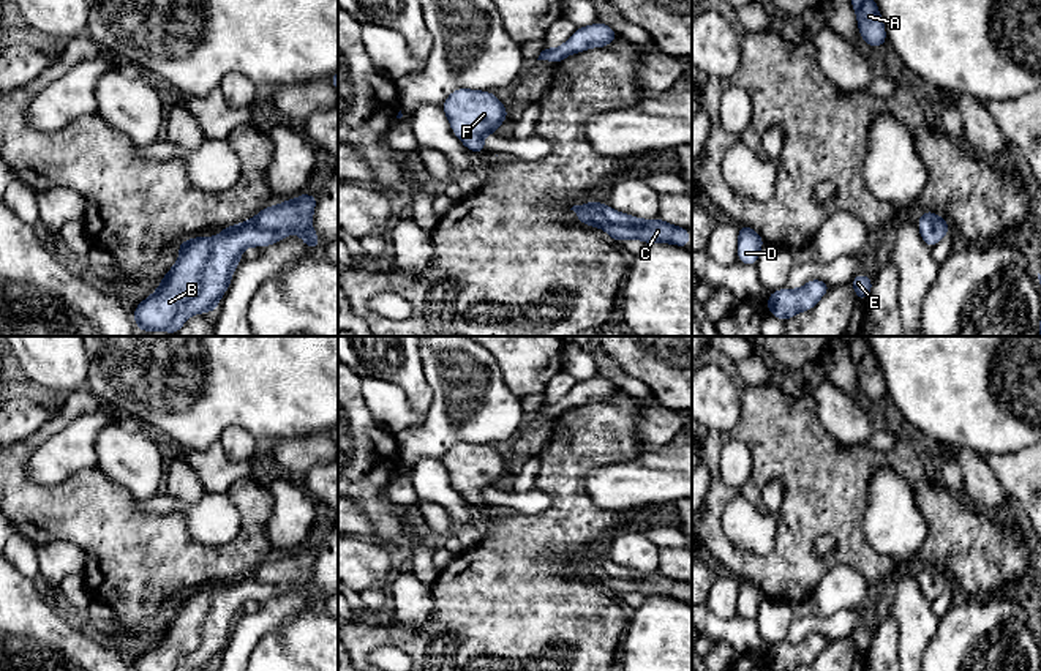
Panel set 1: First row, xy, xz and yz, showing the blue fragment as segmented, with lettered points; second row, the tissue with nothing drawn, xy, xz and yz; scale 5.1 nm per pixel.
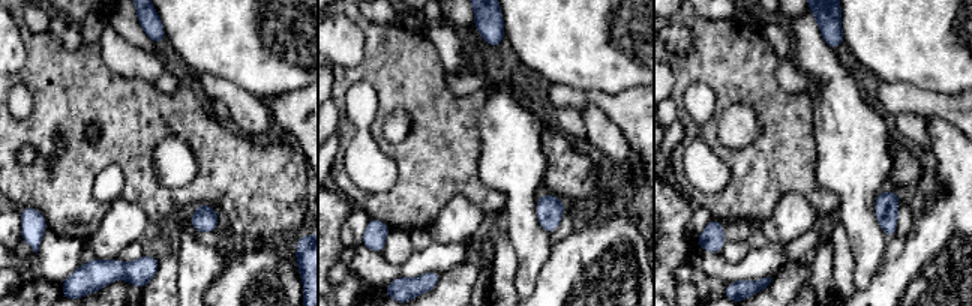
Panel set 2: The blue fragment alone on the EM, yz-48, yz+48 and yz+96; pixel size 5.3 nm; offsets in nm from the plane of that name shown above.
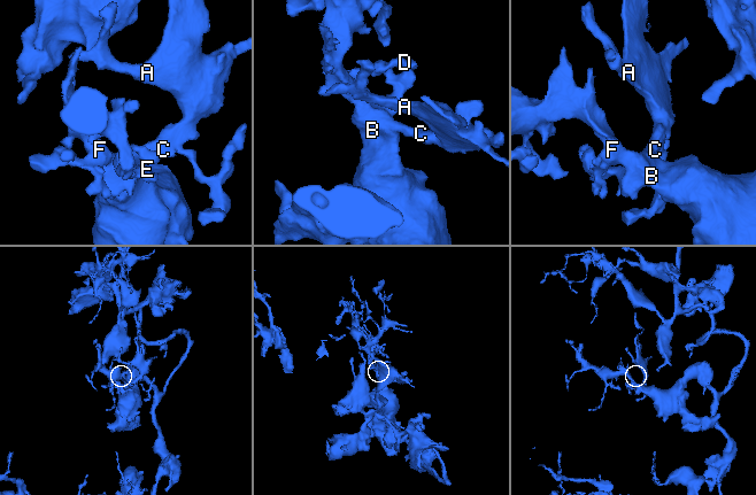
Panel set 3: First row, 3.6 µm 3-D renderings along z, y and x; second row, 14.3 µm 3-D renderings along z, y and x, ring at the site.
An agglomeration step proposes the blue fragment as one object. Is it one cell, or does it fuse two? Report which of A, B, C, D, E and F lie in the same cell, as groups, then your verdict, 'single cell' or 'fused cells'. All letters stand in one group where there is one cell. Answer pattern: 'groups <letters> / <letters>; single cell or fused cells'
groups A B C D E F; single cell

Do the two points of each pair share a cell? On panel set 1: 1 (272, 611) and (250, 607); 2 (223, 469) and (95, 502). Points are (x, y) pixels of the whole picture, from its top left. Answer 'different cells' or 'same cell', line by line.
1: different cells
2: different cells

